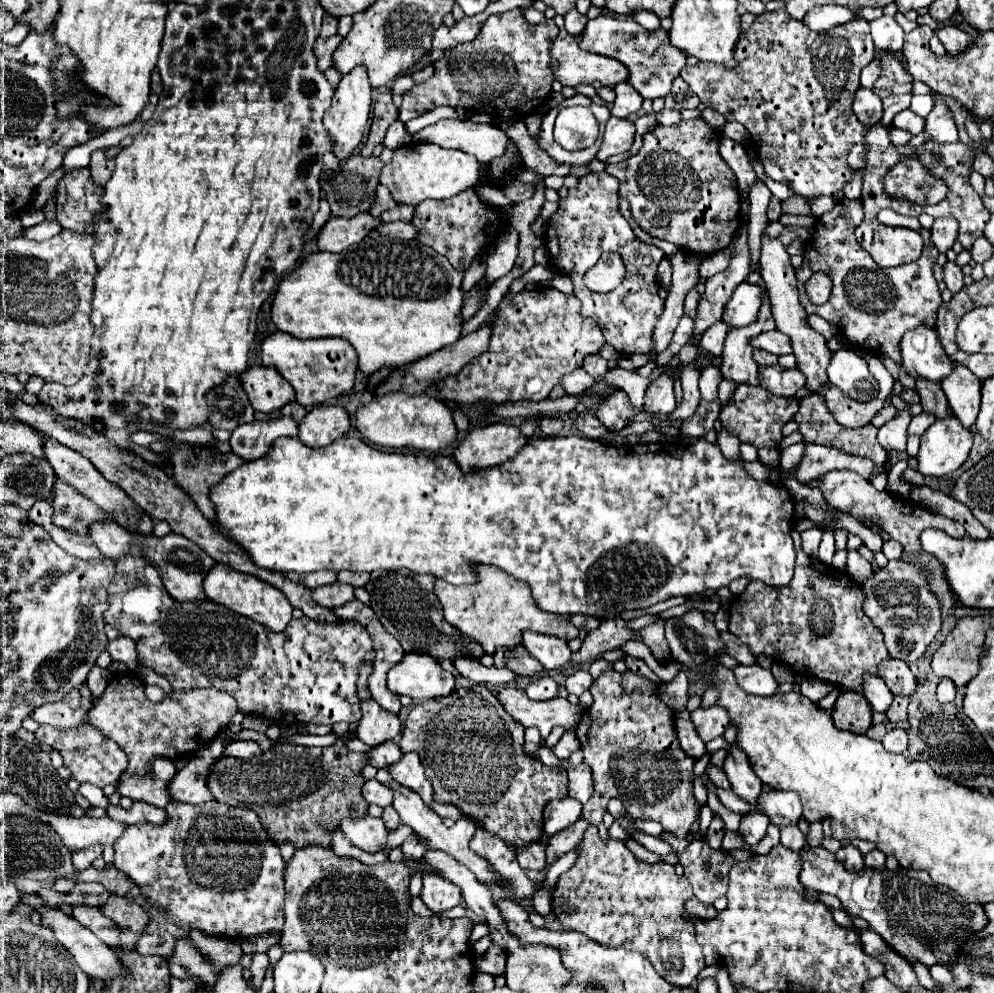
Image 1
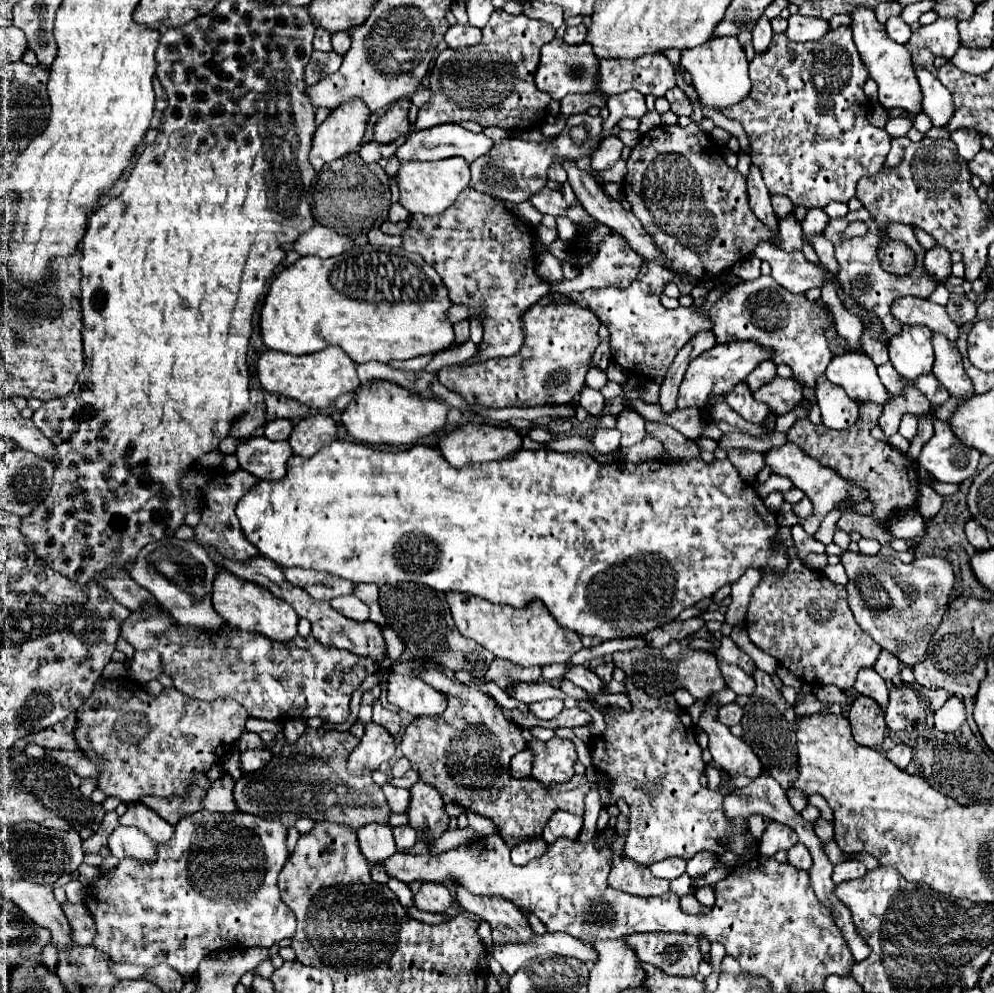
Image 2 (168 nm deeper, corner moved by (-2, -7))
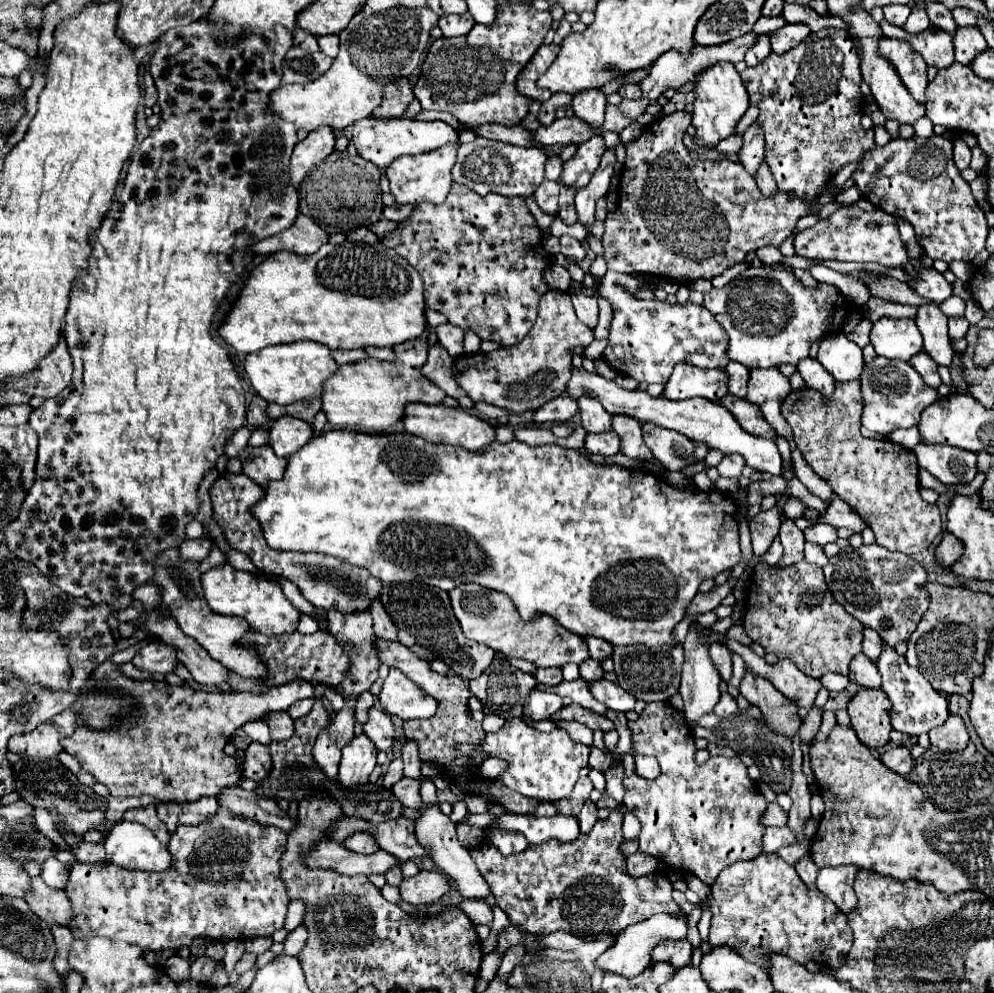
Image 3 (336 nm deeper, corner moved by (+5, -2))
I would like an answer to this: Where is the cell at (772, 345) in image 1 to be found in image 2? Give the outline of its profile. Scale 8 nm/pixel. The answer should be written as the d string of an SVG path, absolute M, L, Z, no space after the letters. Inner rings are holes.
M723 343L723 345L715 345L713 349L701 353L697 359L691 361L683 383L679 387L679 399L677 399L677 409L685 409L685 407L713 407L717 403L717 399L711 399L711 403L707 403L709 395L721 397L727 391L731 391L739 381L743 381L761 361L771 359L771 355L767 355L767 351L759 351L759 347L755 347L755 343Z

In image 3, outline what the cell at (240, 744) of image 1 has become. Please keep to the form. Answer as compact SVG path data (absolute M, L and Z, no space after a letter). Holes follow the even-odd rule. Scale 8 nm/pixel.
M252 742L244 752L244 778L250 778L254 782L262 782L272 772L272 758L270 748L258 742Z

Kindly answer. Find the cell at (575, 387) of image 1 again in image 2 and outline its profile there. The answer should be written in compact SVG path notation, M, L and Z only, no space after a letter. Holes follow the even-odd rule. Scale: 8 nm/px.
M585 385L583 391L581 391L581 395L579 395L579 405L581 405L587 413L597 415L597 413L603 409L605 399L603 399L601 391L595 391L595 389L591 389L591 387Z

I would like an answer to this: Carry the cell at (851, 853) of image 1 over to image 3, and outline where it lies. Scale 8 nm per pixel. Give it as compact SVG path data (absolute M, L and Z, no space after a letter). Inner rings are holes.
M856 866L820 868L816 888L820 888L820 892L828 896L842 914L850 914L858 904L858 898L852 890L856 872L858 872Z

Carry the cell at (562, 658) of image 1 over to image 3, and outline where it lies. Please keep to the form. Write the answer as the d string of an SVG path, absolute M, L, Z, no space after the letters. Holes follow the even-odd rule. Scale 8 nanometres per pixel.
M598 680L594 684L590 684L590 692L596 700L604 702L610 710L614 712L628 712L628 710L634 710L634 704L636 704L636 698L626 692L624 688L608 682L608 680Z

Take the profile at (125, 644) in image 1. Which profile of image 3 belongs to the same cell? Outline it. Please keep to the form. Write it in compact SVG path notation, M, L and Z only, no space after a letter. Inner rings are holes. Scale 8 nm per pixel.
M152 642L148 646L144 646L134 658L132 664L140 670L150 670L150 672L162 672L162 674L170 674L176 666L178 666L178 658L176 658L176 648L168 646L164 642Z

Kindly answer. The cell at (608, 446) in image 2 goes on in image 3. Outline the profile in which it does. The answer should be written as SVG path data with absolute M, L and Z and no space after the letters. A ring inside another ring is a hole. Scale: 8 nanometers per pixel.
M604 432L604 434L588 434L584 442L586 450L590 454L600 456L614 456L620 452L620 438L616 432Z

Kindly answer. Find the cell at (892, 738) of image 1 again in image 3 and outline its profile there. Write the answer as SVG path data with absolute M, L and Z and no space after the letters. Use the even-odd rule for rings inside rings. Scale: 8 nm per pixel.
M894 746L894 748L890 748L890 750L886 750L882 756L880 756L880 760L890 768L890 770L894 770L896 774L902 774L902 776L906 776L910 770L912 770L912 756L910 756L910 750L908 748L904 748L904 746Z

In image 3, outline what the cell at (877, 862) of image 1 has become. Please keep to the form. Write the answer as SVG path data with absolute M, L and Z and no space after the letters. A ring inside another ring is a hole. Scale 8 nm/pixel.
M784 826L784 828L766 828L764 832L764 852L774 854L778 848L788 846L794 842L794 834Z

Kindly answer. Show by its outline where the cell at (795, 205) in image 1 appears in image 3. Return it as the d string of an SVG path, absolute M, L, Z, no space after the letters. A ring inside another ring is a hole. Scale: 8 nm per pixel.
M762 160L760 168L758 168L758 172L756 172L756 182L758 182L758 188L762 190L762 194L766 194L766 196L772 196L772 194L774 194L776 182L774 182L774 178L772 178L772 172L768 170L766 160Z

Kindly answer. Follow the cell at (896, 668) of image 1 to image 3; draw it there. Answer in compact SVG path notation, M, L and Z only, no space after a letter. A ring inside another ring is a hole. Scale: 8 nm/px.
M864 628L864 640L862 640L862 652L870 658L870 660L876 660L882 652L882 646L884 642L880 642L880 636L874 632L874 630L868 630Z

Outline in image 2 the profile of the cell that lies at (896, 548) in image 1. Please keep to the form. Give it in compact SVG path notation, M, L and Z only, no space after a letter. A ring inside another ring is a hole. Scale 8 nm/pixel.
M869 401L857 403L857 405L859 407L859 419L851 429L833 431L833 429L827 429L825 425L813 425L811 421L797 421L791 427L791 431L787 431L787 441L799 445L807 455L817 459L825 467L831 467L833 471L837 471L847 481L861 485L869 491L869 499L875 503L875 511L873 511L871 517L877 517L877 519L869 519L869 517L861 517L861 515L853 515L853 513L843 513L843 517L837 523L837 527L841 531L845 531L845 533L857 531L857 533L861 533L861 537L877 539L883 545L883 549L879 551L881 555L895 555L899 561L911 563L915 559L913 551L895 553L895 551L889 549L891 537L883 531L883 519L889 517L895 511L909 509L909 507L915 505L917 491L919 491L919 487L917 487L919 485L917 463L911 461L905 453L899 453L893 447L889 447L887 441L879 441L879 439L871 437L871 429L877 425L875 421L879 421L879 415L883 413L881 405Z

